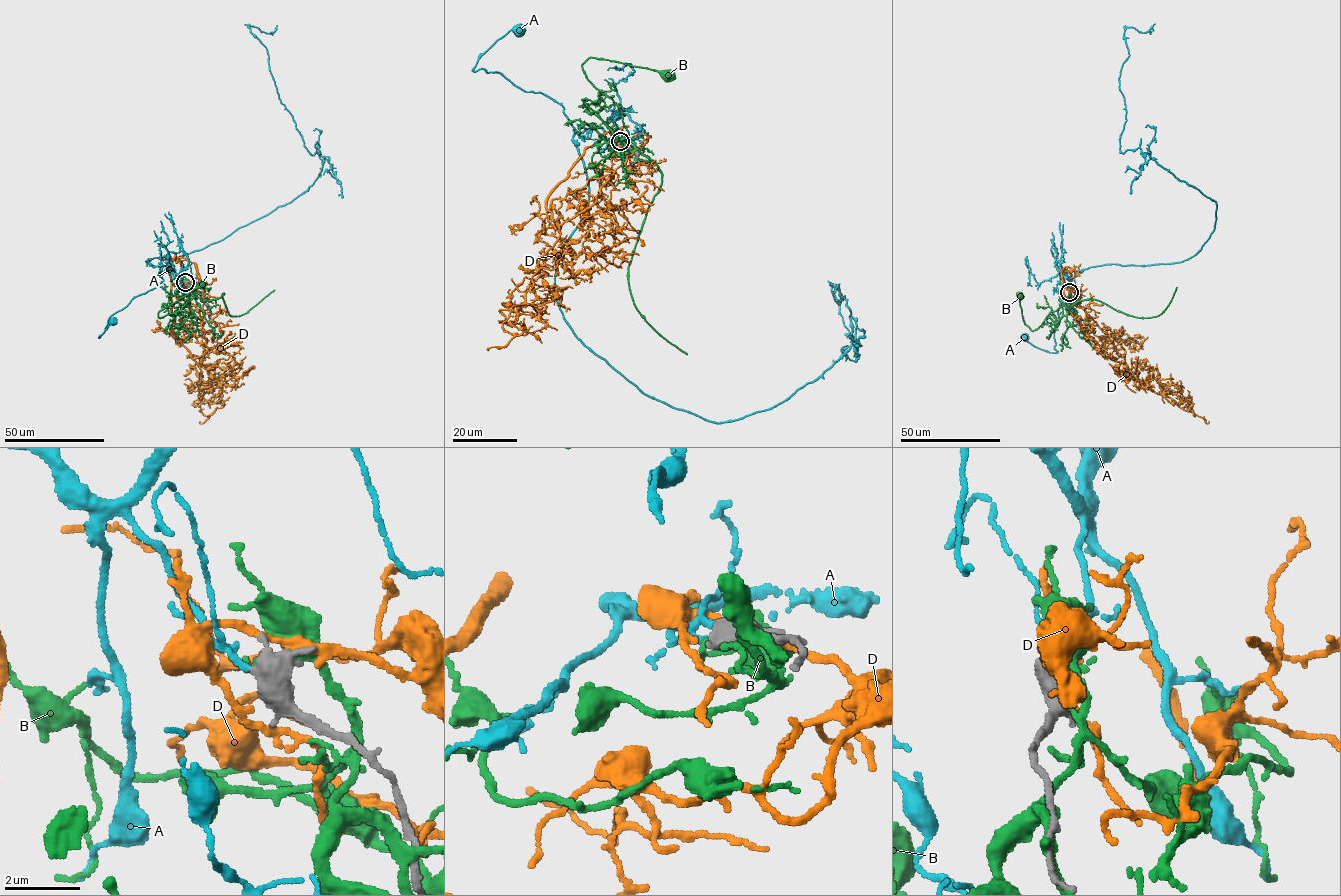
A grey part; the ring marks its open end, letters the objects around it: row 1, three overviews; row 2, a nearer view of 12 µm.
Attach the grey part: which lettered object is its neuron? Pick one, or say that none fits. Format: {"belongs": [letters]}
{"belongs": ["A"]}

